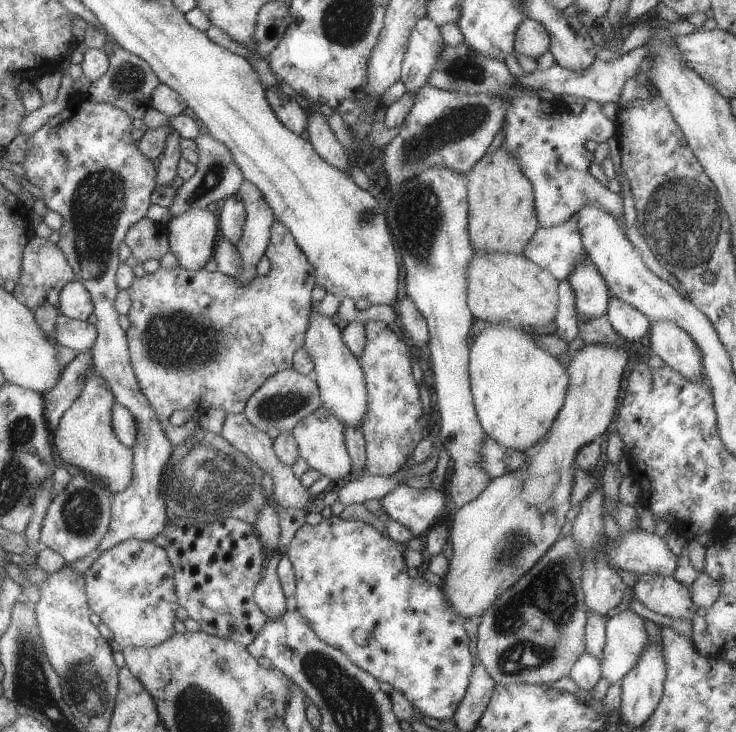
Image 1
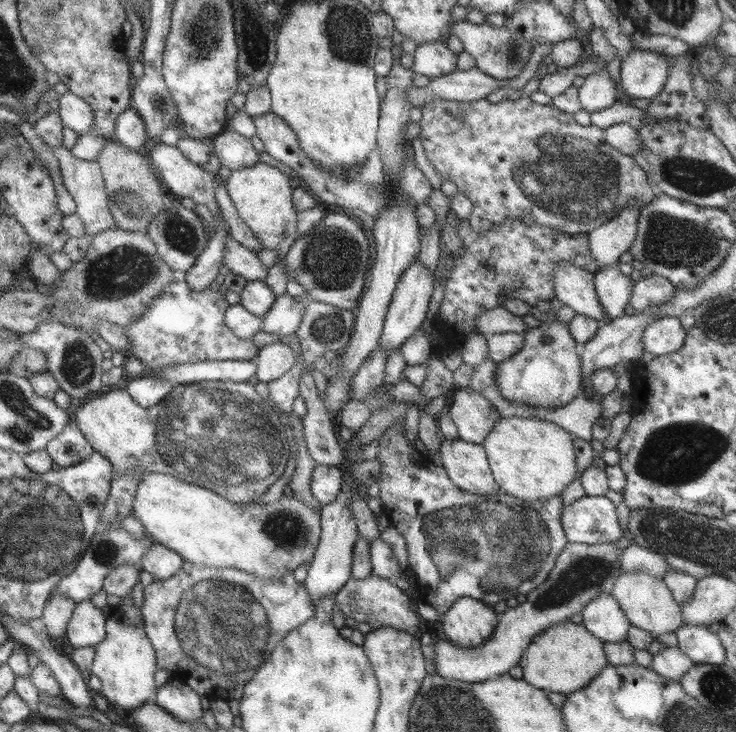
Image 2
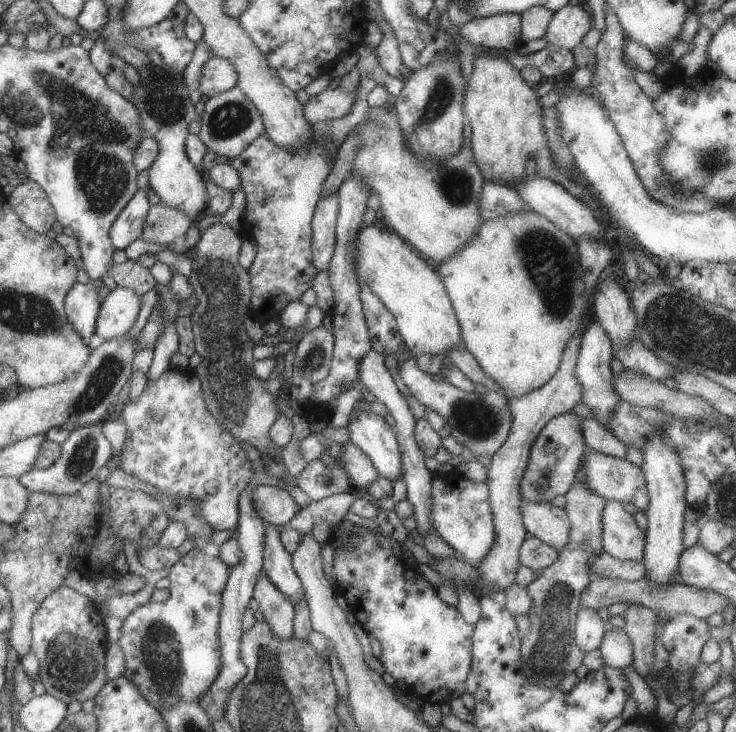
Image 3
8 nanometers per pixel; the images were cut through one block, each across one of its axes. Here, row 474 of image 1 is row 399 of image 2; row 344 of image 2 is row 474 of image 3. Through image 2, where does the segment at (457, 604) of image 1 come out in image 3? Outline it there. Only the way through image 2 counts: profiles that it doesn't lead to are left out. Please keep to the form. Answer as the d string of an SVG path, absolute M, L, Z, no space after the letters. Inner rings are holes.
M573 411L555 416L536 437L534 444L531 448L530 458L528 461L528 468L523 472L523 477L520 481L520 494L524 501L533 503L550 503L552 498L556 496L565 495L569 488L576 482L576 472L580 470L583 458L588 446L585 444L585 438L582 434L582 418L576 415Z

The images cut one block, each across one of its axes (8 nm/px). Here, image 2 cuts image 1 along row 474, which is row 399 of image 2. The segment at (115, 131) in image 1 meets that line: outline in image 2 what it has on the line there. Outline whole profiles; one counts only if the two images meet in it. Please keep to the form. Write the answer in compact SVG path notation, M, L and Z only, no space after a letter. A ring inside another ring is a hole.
M146 376L136 378L128 384L128 395L140 407L148 409L149 407L159 404L170 392L173 384L164 380L164 378L154 378Z

